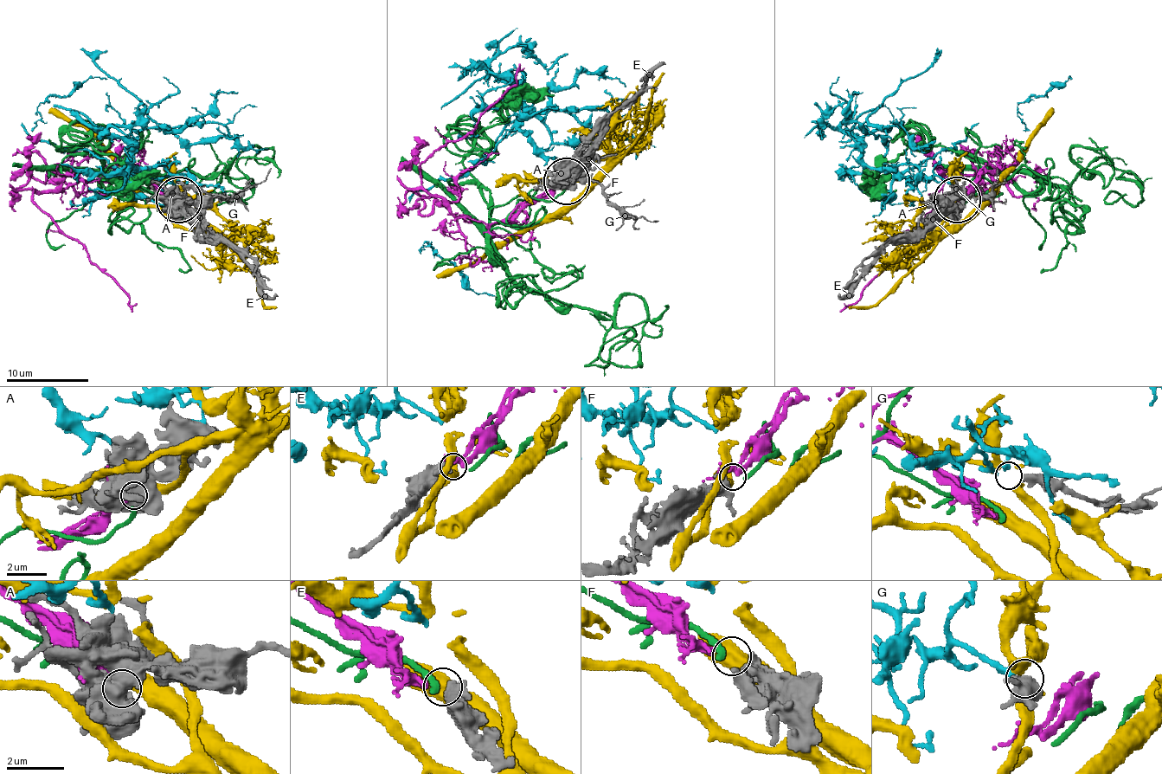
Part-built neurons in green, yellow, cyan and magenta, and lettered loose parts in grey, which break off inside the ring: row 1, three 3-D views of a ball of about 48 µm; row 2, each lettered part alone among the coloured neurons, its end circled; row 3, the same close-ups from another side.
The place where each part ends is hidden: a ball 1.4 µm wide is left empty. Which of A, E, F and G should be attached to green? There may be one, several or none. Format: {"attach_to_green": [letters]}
{"attach_to_green": ["A"]}

